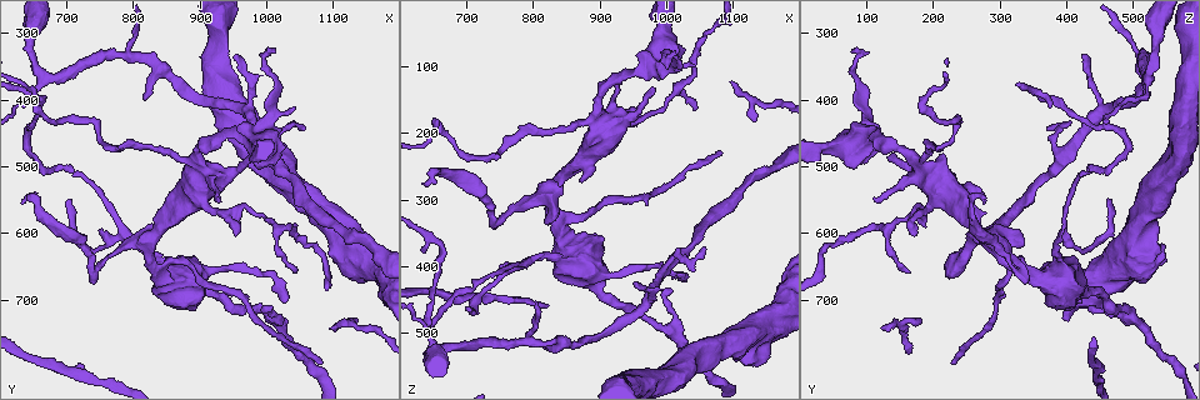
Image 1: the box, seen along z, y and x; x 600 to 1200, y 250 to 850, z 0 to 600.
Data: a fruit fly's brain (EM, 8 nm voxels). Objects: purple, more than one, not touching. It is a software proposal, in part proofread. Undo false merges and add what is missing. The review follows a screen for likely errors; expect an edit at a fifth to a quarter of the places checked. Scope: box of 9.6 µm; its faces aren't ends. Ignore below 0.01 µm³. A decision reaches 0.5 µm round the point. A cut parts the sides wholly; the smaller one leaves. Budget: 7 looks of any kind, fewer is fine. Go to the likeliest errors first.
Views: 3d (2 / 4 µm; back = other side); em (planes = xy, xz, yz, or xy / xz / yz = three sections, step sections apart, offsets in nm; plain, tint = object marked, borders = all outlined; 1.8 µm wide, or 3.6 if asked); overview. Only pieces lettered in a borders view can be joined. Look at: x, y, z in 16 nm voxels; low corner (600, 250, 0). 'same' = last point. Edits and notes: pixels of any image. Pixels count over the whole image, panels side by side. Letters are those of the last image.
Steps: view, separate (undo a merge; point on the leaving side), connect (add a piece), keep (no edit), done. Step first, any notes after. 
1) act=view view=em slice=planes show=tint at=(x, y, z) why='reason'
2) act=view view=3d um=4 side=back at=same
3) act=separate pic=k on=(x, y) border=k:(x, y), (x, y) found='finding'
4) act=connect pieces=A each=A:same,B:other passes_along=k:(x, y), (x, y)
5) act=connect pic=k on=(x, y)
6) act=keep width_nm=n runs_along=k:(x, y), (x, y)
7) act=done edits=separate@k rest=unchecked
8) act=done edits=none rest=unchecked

act=view view=em um=3.6 slice=planes show=borders at=(920, 515, 195) why='sharp bend'

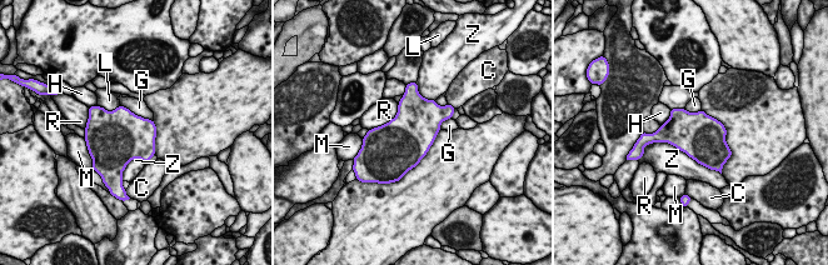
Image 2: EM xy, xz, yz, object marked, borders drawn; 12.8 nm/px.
act=keep width_nm=600 each=C:other,G:other,H:other,L:other,M:other,R:other,Z:other border=2:(651, 143), (669, 143), (717, 171) found='all the same neuron'

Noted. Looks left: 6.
act=view view=em um=3.6 slice=planes show=tint at=(845, 660, 345) why='two arms in line, one across'

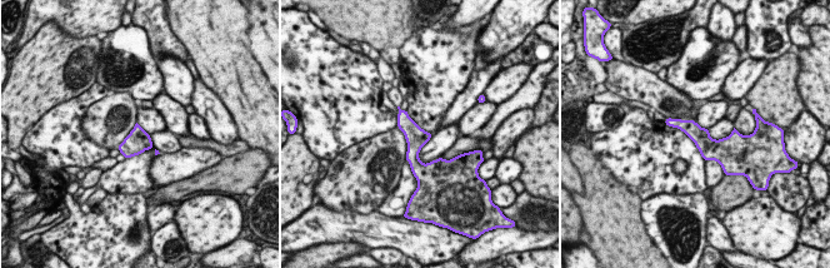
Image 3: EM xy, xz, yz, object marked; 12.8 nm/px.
act=view view=em um=3.6 slice=planes show=borders at=same why='what lies round it'

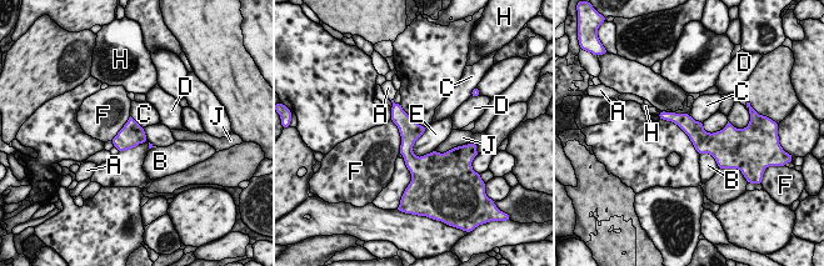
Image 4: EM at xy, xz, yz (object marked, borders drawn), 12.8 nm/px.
act=keep longest_contact=F:460nm each=A:other,B:other,C:other,D:other,E:other,F:other,H:other,J:other runs_along=4:(663, 115), (702, 137), (730, 130) found='continuous, no second neuron'

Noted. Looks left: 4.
act=view view=3d um=2 at=(795, 340, 510) why='two arms in line, one across'

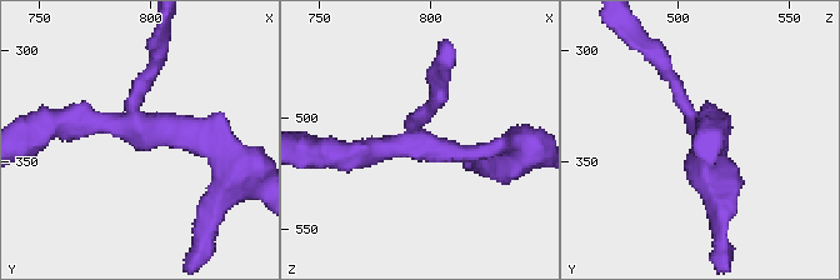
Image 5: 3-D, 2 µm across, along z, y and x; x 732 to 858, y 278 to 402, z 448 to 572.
act=view view=em slice=yz step=4 show=borders at=(793, 335, 512) arms=3

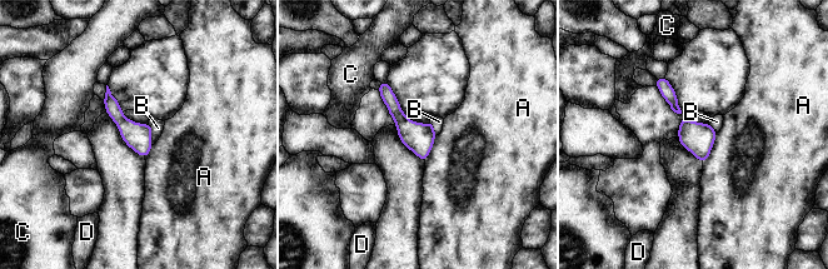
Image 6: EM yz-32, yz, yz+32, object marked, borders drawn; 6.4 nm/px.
act=keep each=A:other,B:other,C:other,D:other runs_along=6:(382, 84), (423, 157) found='all the same neuron'

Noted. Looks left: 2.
act=done edits=none rest=unchecked

